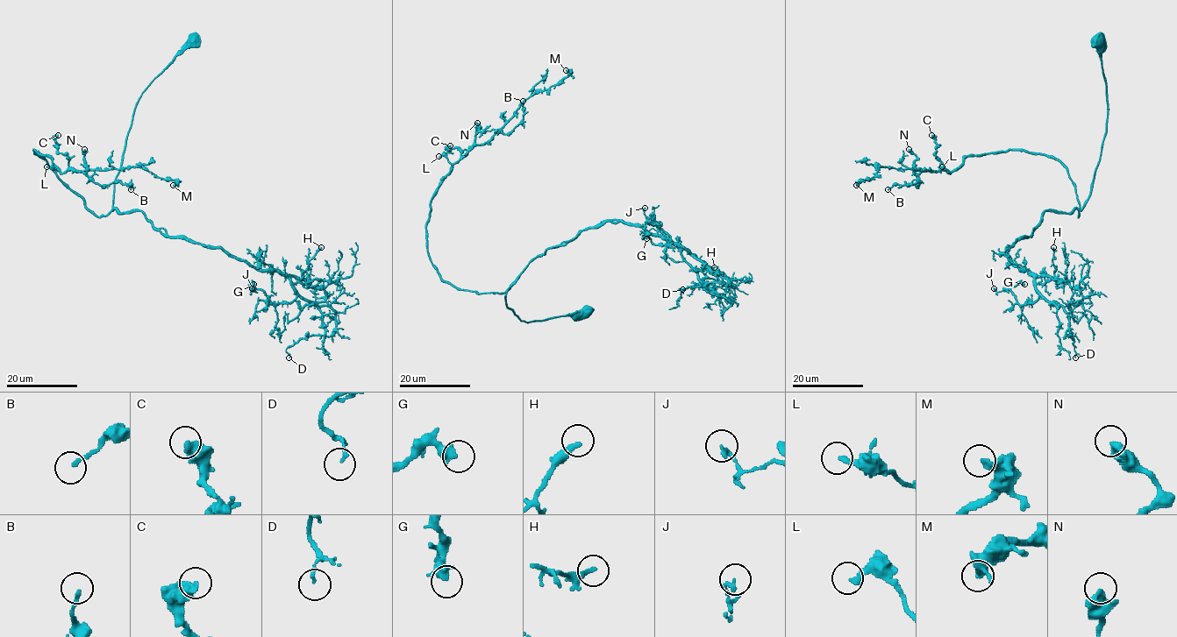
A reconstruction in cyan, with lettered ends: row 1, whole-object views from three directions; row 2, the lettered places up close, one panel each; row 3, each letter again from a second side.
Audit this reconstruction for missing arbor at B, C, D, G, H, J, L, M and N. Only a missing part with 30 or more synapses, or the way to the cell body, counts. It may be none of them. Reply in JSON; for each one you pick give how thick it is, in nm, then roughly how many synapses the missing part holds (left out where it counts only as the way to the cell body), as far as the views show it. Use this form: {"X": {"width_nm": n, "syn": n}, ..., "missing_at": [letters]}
{"missing_at": []}

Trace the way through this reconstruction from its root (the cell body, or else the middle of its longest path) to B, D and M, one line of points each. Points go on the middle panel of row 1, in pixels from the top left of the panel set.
B: (586, 313), (523, 322), (504, 293), (445, 282), (428, 252), (438, 184), (479, 132), (509, 134), (523, 101)
D: (586, 313), (523, 322), (506, 305), (505, 295), (535, 258), (606, 221), (661, 234), (728, 281), (682, 289)
M: (586, 313), (523, 322), (504, 293), (445, 282), (427, 247), (430, 201), (452, 166), (566, 70)

